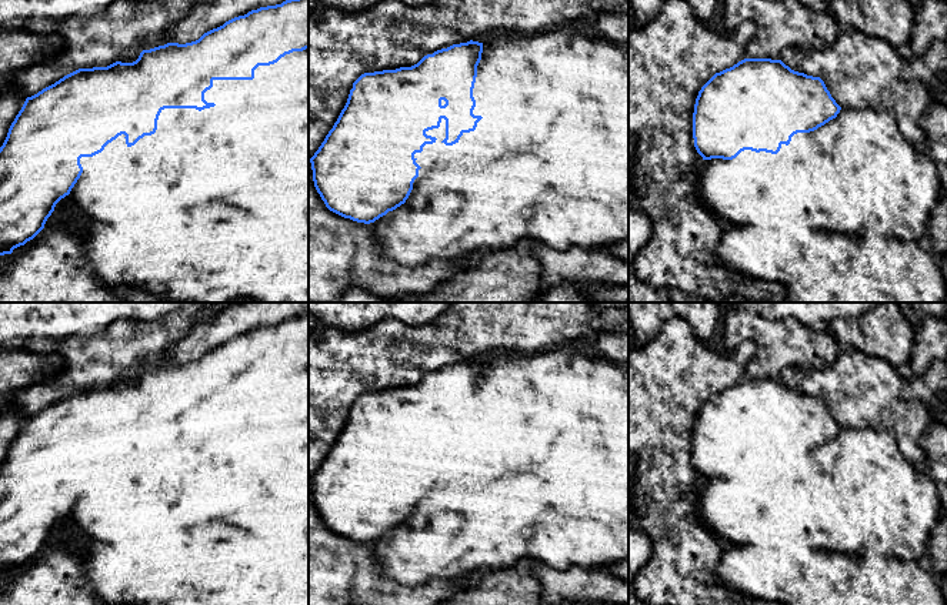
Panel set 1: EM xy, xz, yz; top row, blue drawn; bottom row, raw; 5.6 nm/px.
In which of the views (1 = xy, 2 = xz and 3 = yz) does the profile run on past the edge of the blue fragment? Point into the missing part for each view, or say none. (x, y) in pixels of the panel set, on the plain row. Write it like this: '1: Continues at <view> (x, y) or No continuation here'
1: No continuation here
2: No continuation here
3: No continuation here

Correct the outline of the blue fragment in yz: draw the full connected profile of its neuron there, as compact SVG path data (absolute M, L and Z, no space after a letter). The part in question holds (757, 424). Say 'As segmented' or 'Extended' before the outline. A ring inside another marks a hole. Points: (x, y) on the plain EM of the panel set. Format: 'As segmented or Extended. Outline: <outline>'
As segmented. Outline: M744 378L716 392L698 411L693 458L703 479L733 479L741 471L777 474L797 452L810 452L836 438L841 427L820 397L798 392L781 380Z

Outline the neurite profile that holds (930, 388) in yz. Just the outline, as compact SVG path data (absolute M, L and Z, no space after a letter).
M936 360L920 377L907 377L903 397L921 401L931 422L947 425L947 361Z

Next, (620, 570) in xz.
M617 561L600 568L601 571L608 571L613 576L623 581L628 581L628 561Z

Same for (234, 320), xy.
M236 302L213 318L194 324L169 347L169 362L186 364L226 341L260 327L309 315L309 302Z

